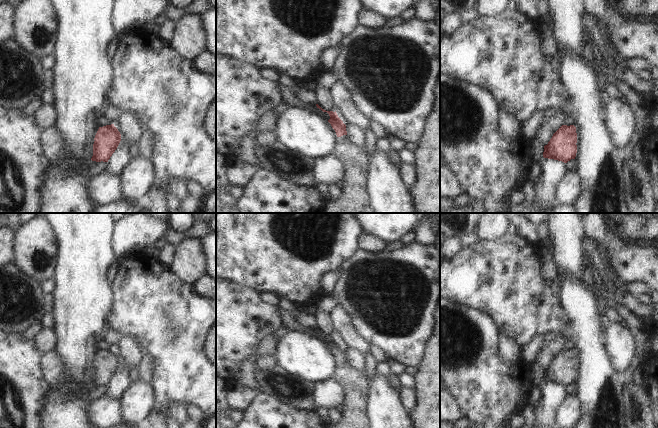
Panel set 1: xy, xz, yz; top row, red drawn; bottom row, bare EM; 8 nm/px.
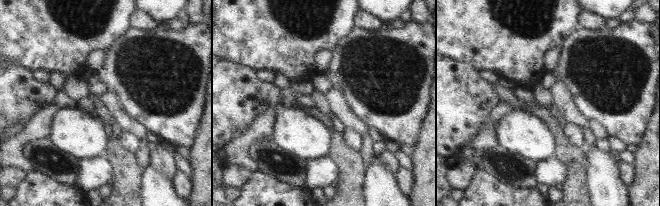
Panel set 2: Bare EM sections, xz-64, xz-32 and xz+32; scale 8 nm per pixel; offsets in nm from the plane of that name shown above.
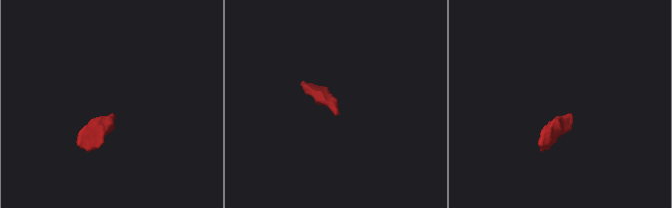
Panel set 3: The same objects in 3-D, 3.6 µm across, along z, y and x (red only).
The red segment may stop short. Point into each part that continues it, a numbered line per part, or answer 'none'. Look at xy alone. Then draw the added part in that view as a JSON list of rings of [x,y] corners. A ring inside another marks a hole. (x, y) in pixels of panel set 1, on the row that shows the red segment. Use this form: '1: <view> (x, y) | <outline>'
none

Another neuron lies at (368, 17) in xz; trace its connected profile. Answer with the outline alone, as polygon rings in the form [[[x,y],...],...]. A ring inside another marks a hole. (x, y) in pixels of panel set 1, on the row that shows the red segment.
[[[365,9],[360,14],[360,22],[362,25],[377,29],[379,27],[387,26],[388,18],[381,15],[377,11],[373,11],[371,9]]]

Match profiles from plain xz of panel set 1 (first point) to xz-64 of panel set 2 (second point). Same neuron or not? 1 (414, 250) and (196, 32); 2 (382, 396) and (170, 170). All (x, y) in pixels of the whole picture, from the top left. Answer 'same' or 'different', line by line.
1: same
2: different

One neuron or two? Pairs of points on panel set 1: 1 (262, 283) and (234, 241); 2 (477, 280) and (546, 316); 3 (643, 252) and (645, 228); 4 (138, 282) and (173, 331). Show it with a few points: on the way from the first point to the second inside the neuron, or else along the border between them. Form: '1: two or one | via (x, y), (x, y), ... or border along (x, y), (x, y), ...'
1: one | via (262, 273), (262, 269), (244, 251)
2: one | via (494, 280), (502, 280), (529, 306)
3: two | border along (621, 239), (627, 243), (647, 245)
4: one | via (147, 294), (150, 300), (169, 319)

